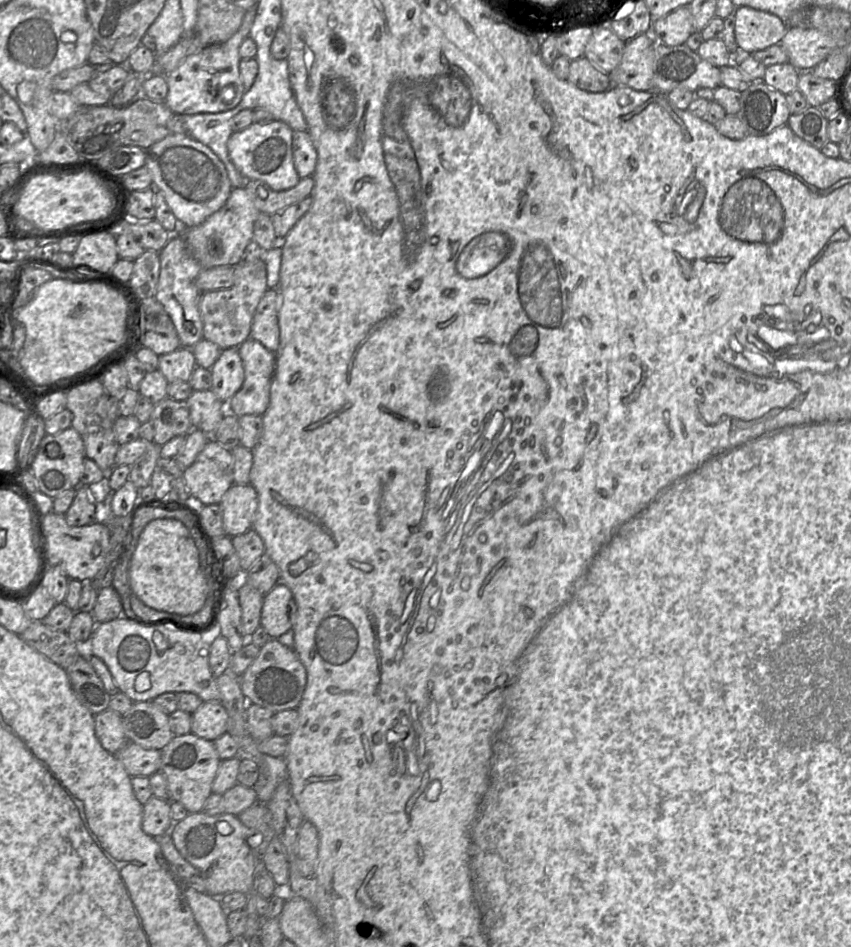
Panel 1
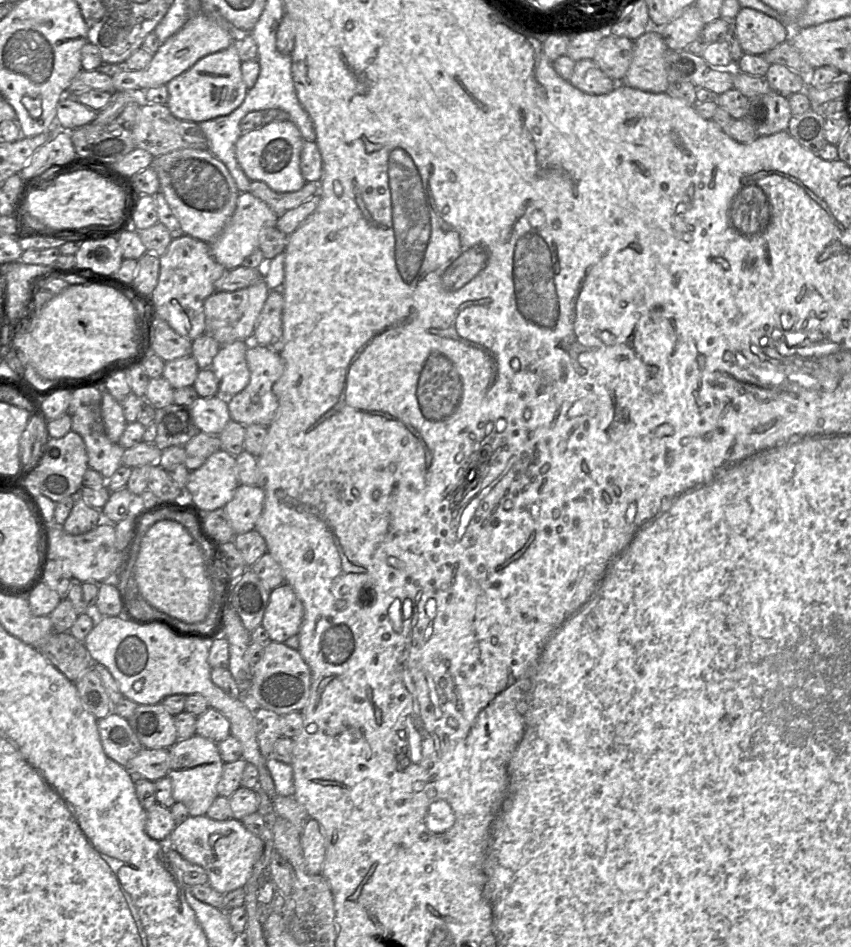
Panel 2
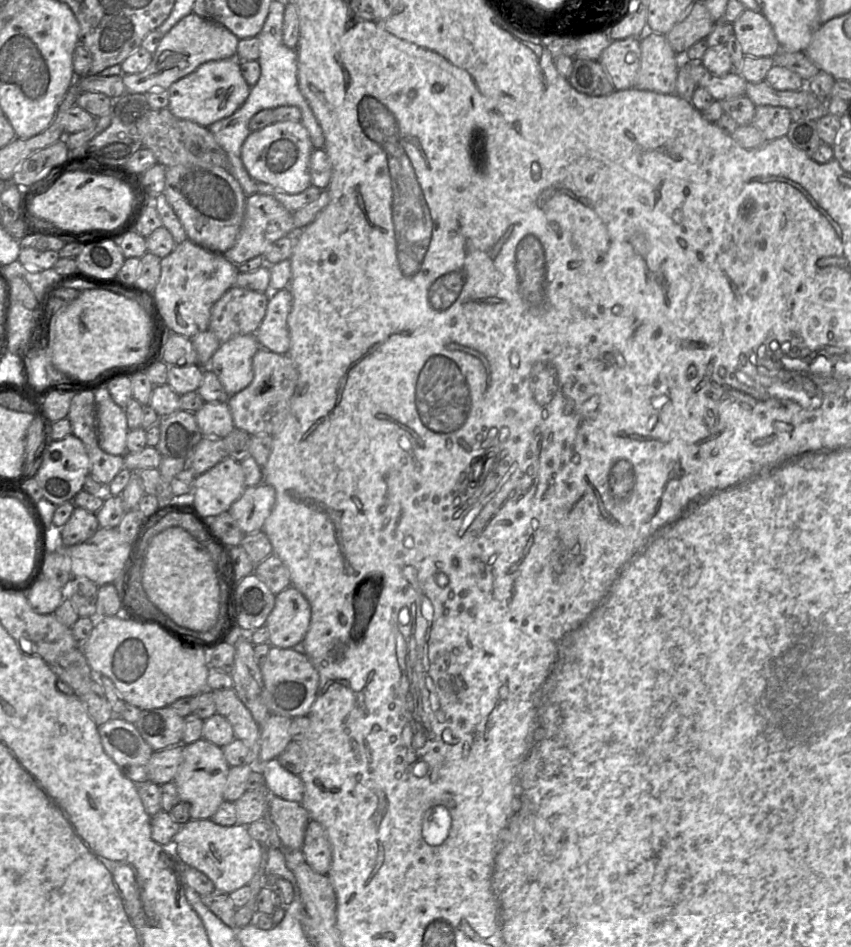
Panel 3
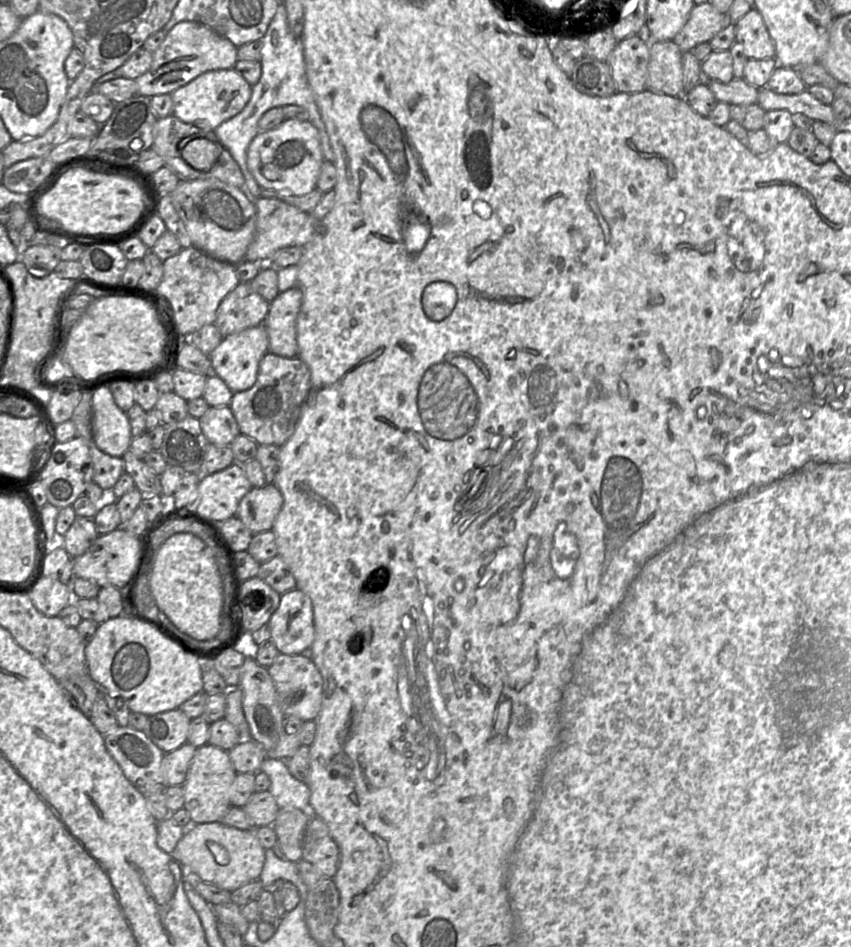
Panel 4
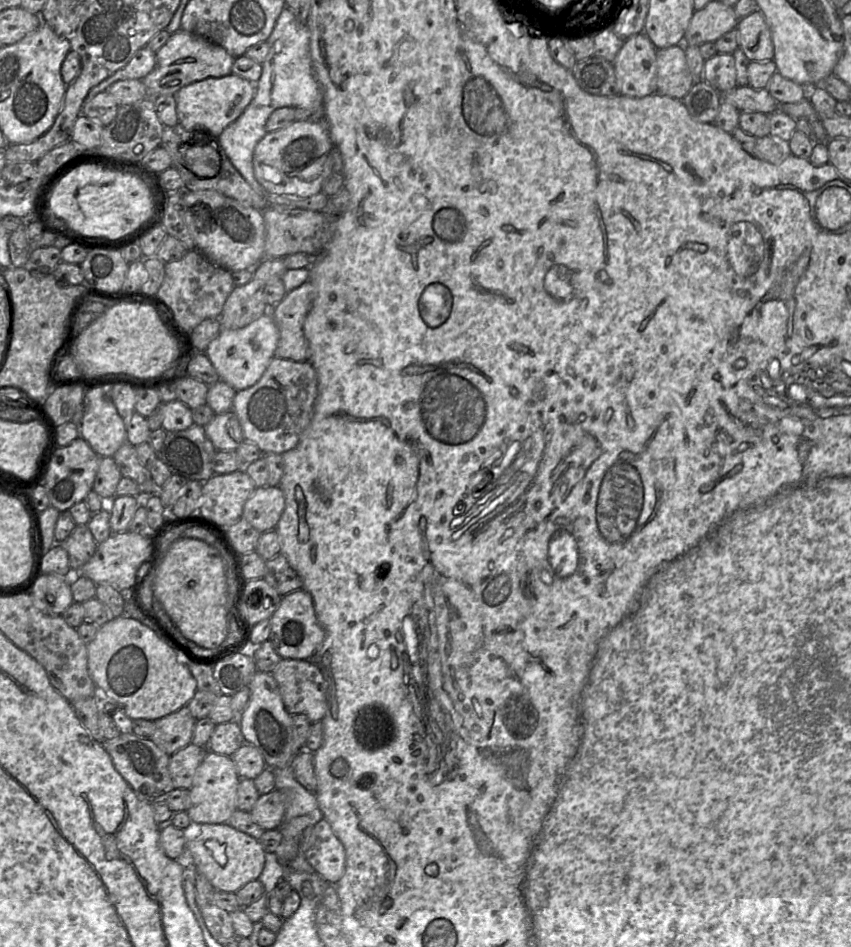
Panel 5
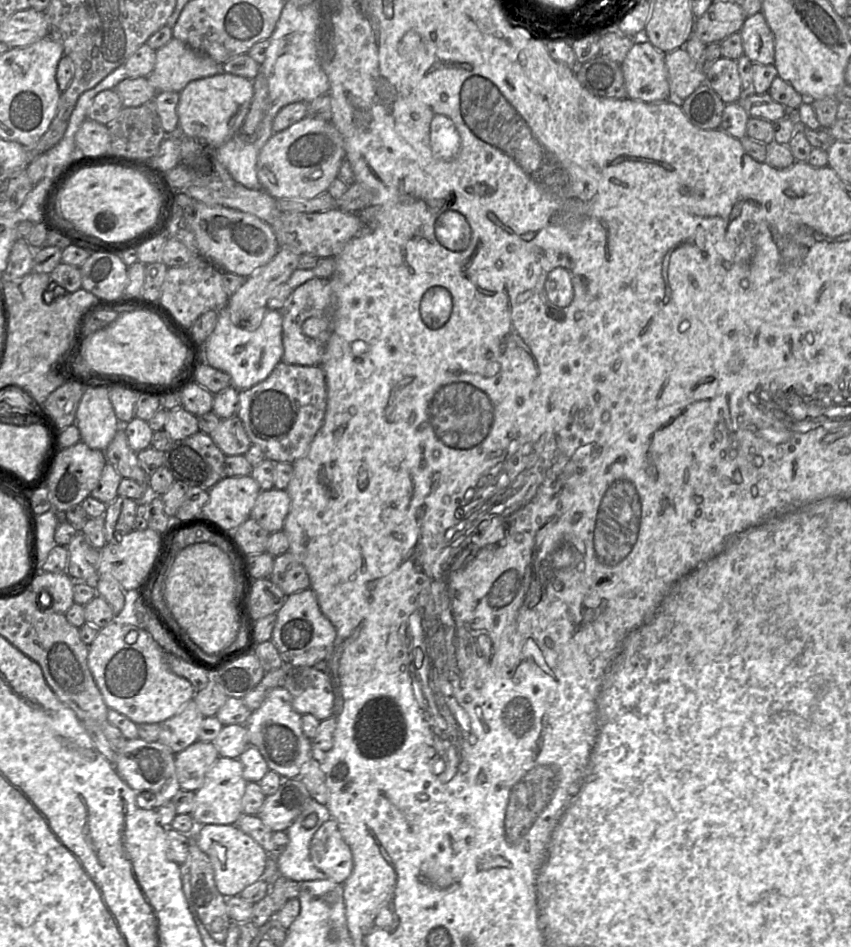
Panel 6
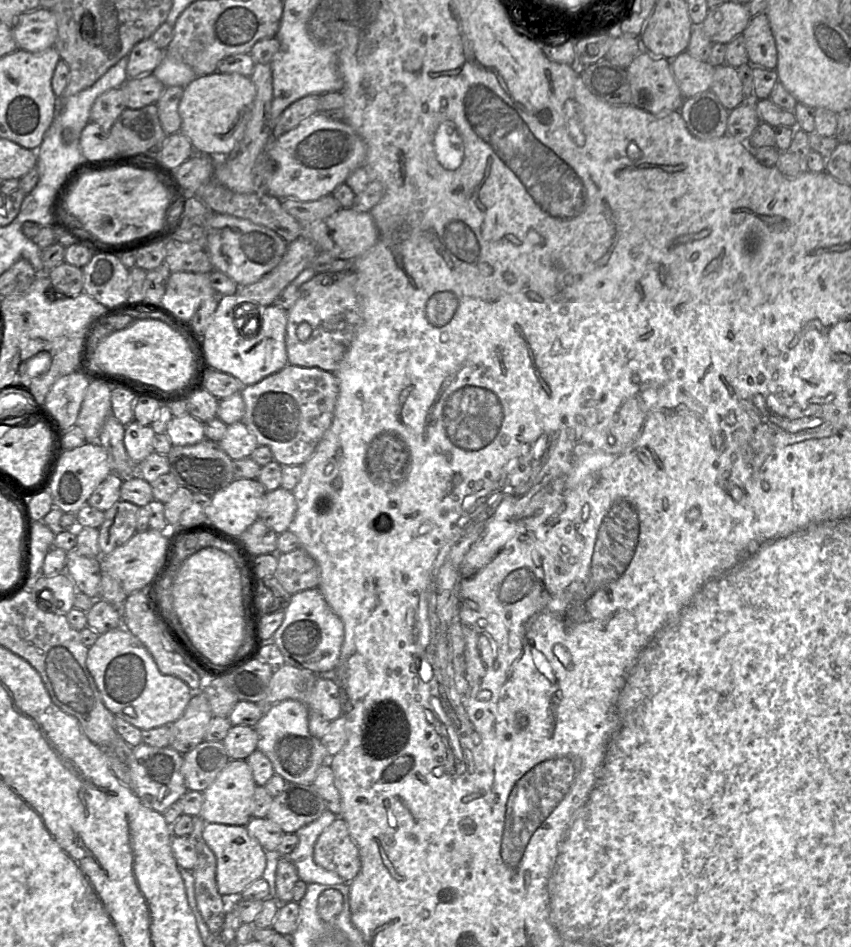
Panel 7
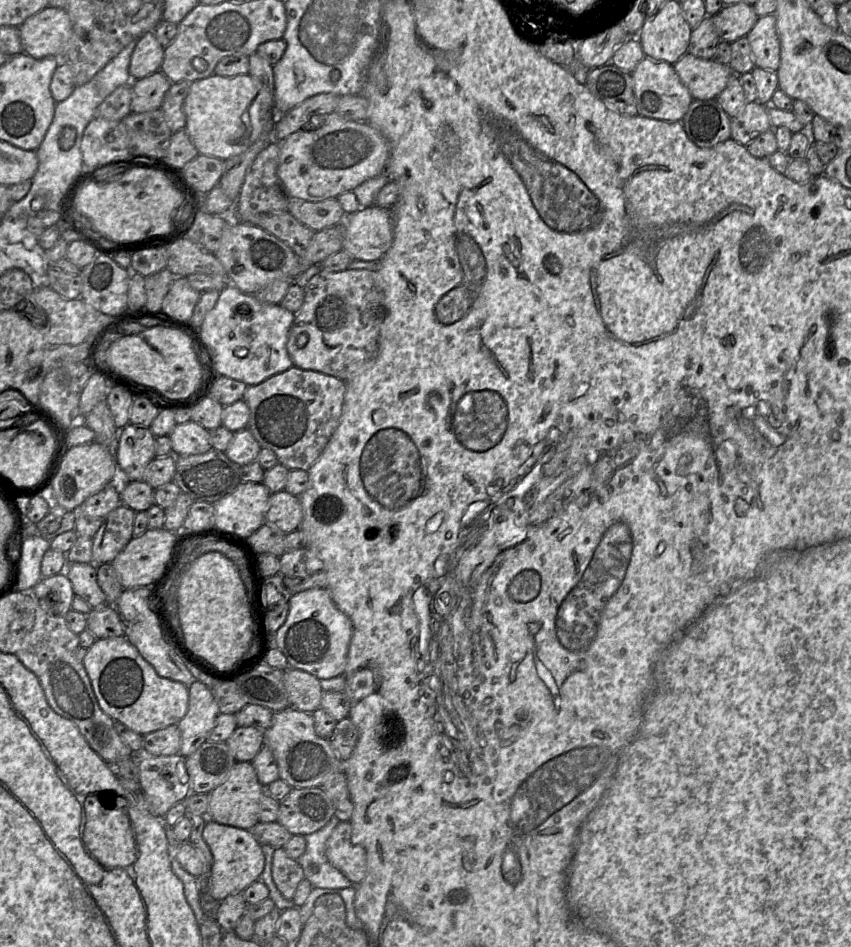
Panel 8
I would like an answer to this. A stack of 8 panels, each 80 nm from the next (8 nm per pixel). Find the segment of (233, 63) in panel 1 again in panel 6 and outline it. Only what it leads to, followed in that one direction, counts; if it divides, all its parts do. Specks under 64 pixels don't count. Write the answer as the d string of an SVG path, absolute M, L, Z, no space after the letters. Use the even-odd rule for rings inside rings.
M223 71L189 82L179 93L177 106L178 134L202 140L218 149L241 131L253 95L254 88L250 79Z

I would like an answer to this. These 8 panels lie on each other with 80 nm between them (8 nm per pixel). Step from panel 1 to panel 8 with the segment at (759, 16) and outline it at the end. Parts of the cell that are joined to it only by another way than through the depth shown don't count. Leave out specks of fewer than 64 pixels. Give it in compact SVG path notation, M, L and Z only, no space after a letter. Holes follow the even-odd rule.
M775 14L759 17L748 33L755 67L777 71L781 61L781 46Z

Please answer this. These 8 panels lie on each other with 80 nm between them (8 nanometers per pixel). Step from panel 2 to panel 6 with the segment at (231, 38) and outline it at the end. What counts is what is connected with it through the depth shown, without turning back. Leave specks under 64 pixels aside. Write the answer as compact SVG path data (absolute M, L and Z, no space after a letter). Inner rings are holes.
M172 37L156 51L155 66L147 78L157 92L180 93L189 82L220 73L222 65Z

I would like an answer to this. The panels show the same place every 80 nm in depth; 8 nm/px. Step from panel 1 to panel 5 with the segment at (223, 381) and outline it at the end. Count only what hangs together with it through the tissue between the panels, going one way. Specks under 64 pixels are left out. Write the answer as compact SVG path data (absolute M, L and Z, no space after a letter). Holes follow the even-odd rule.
M270 312L239 329L222 329L208 345L205 354L210 359L221 380L236 391L253 386L264 374L275 357L279 331Z

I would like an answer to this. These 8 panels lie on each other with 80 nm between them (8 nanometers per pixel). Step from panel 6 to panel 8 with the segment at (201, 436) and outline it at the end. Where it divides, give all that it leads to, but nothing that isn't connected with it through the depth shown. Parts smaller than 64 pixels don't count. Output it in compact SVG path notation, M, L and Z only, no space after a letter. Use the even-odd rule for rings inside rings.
M214 448L202 454L175 455L175 461L173 481L182 492L189 494L194 501L215 504L218 500L233 492L242 482L240 465L228 458L224 452Z

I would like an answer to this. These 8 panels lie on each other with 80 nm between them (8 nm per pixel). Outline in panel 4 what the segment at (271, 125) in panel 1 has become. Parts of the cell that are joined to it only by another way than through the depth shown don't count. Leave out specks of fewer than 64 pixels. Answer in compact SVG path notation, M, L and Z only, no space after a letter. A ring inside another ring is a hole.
M285 119L276 128L260 131L247 149L248 169L262 189L296 196L306 195L317 188L323 161L319 132L308 120Z

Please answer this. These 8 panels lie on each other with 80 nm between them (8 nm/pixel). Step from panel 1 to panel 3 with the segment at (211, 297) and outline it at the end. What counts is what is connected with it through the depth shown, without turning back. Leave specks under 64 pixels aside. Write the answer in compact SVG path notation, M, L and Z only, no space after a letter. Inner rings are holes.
M232 287L214 303L209 330L220 342L235 336L255 334L266 314L270 293Z

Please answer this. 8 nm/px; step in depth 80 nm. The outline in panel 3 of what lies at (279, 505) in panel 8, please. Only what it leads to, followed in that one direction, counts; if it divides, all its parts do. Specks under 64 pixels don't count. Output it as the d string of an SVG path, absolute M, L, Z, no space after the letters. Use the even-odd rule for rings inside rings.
M262 482L246 487L242 495L231 505L229 513L244 535L262 531L275 503L275 489Z

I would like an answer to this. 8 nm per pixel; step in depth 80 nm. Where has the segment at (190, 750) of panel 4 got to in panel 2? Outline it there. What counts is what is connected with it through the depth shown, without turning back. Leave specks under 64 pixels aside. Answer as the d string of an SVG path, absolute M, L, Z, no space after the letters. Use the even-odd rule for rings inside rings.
M142 748L125 768L135 777L155 782L167 775L169 751L168 749Z

